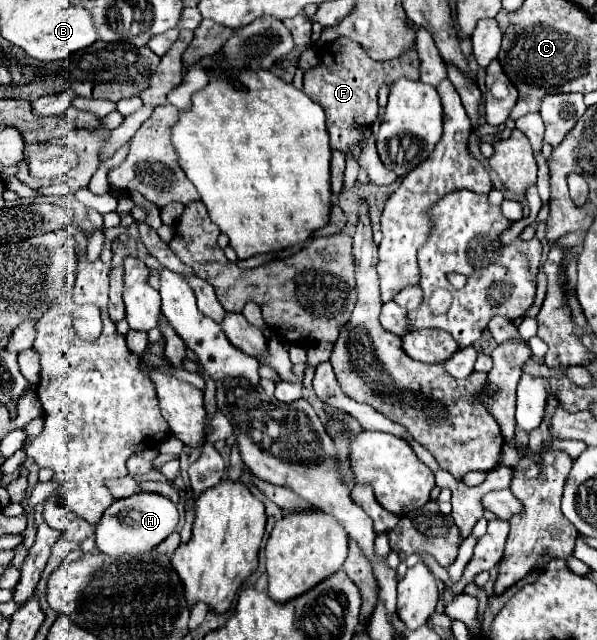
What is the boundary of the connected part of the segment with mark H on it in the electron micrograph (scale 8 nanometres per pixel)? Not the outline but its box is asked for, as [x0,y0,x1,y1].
[96,492,178,556]

